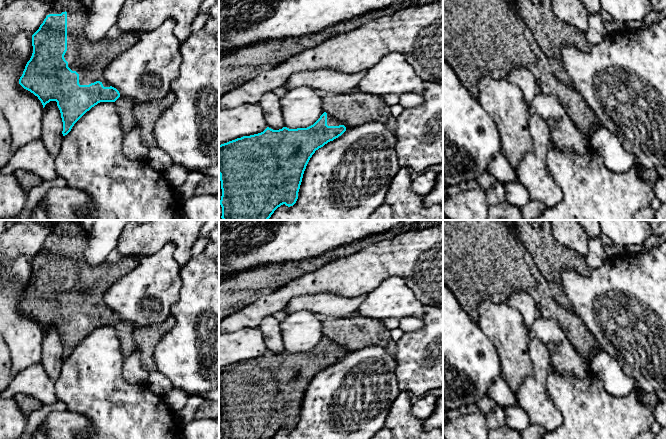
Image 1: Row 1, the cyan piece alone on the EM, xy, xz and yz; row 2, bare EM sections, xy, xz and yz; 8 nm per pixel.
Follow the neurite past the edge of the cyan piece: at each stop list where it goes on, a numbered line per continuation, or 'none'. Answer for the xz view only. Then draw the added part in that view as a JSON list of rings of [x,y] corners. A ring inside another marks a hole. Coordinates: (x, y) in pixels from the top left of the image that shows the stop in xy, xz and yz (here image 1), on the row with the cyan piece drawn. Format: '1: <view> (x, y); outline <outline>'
1: xz (331, 121); outline [[[327,114],[327,125],[328,126],[339,126],[343,124],[339,120],[335,119],[333,116]]]

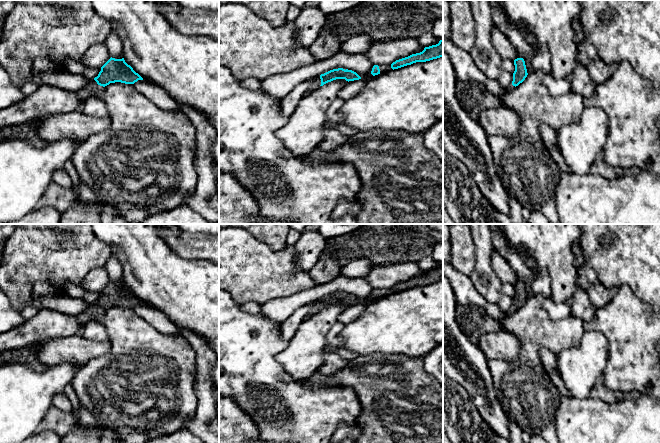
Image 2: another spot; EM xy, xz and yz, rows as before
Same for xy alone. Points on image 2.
1: xy (92, 89); outline [[[92,80],[88,85],[77,92],[78,99],[83,103],[89,97],[98,97],[103,99],[105,94],[105,87],[97,84],[95,80]]]

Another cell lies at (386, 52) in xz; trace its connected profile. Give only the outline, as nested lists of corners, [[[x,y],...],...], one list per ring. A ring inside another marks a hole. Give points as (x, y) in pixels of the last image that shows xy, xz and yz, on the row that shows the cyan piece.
[[[406,36],[394,40],[372,42],[364,56],[374,65],[388,65],[396,60],[420,53],[424,48],[416,38]]]

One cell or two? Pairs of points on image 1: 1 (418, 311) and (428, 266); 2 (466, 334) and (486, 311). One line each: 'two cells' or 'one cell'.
1: two cells
2: two cells

